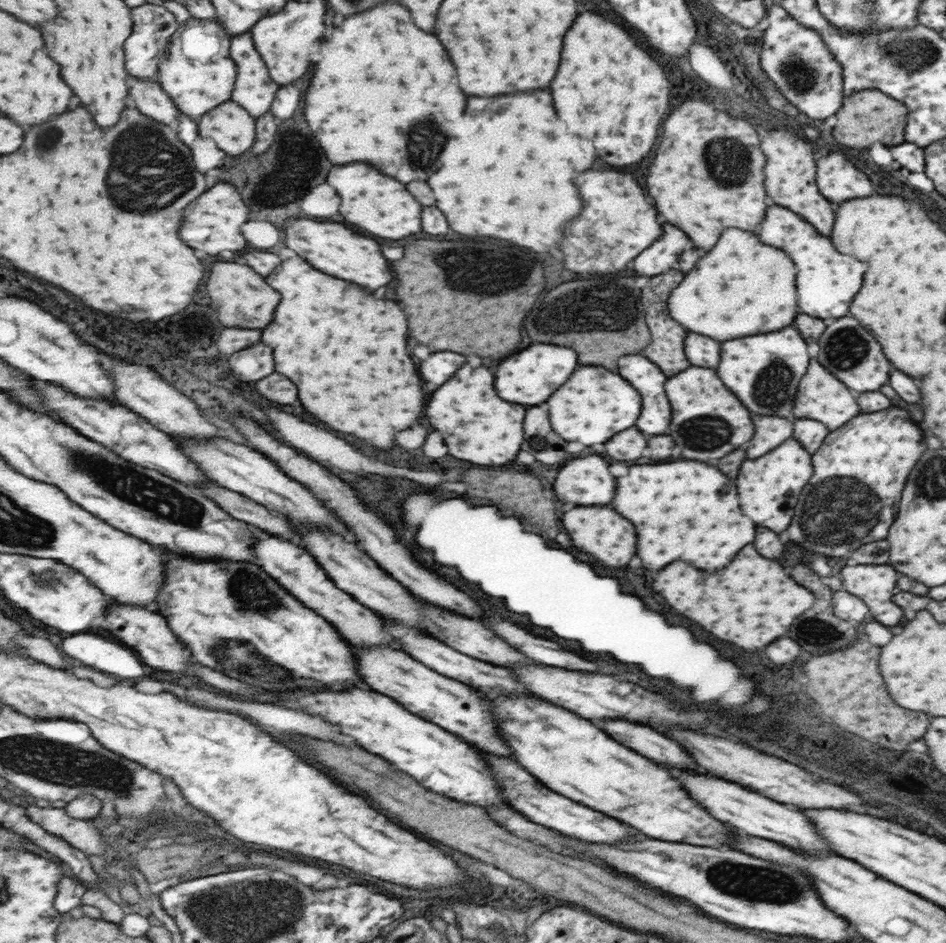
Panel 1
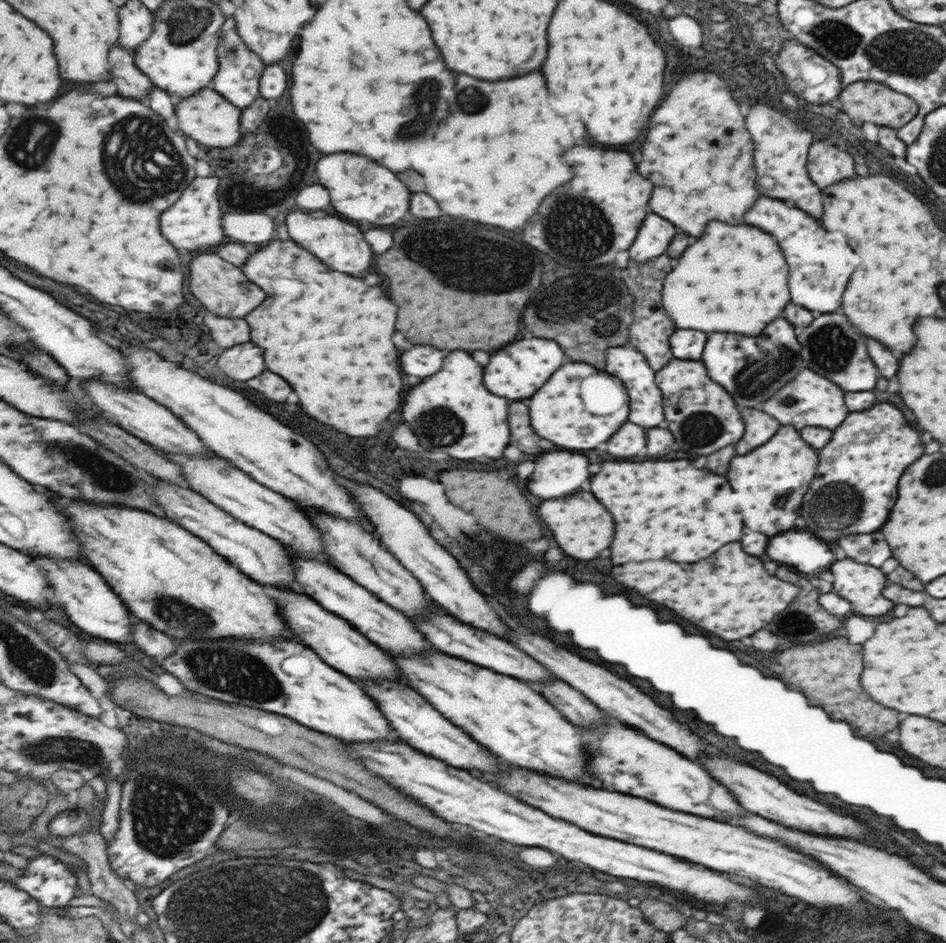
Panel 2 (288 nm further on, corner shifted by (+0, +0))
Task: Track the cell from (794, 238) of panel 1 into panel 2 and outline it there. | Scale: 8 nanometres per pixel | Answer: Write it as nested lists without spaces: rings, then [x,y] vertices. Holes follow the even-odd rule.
[[[761,198],[757,200],[757,208],[749,212],[749,224],[761,228],[769,236],[773,236],[785,256],[785,262],[789,266],[789,294],[791,302],[815,310],[815,312],[833,312],[841,306],[841,294],[845,290],[845,284],[859,264],[859,258],[845,242],[845,236],[825,232],[813,218],[809,218],[805,212],[797,208],[789,208],[779,200]]]

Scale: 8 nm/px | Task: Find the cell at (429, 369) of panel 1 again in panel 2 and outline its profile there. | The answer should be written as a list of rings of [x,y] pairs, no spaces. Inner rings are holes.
[[[415,346],[401,354],[401,364],[405,364],[405,374],[427,378],[441,368],[443,354],[433,346]]]

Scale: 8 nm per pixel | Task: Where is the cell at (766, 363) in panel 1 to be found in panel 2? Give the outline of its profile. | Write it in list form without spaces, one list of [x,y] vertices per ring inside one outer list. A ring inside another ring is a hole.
[[[775,320],[761,332],[759,338],[739,336],[739,334],[713,334],[707,336],[701,362],[709,368],[709,376],[721,384],[721,388],[729,388],[733,396],[737,396],[737,404],[743,408],[761,410],[761,402],[775,394],[783,384],[787,384],[799,370],[803,370],[803,362],[799,356],[799,344],[795,340],[793,328],[789,322]]]

